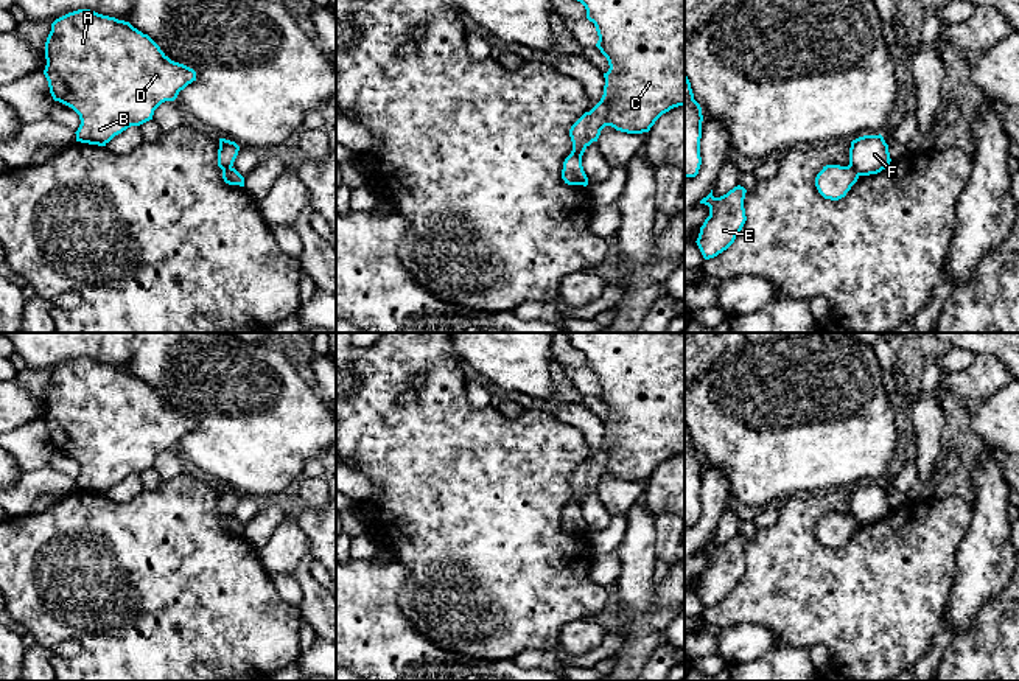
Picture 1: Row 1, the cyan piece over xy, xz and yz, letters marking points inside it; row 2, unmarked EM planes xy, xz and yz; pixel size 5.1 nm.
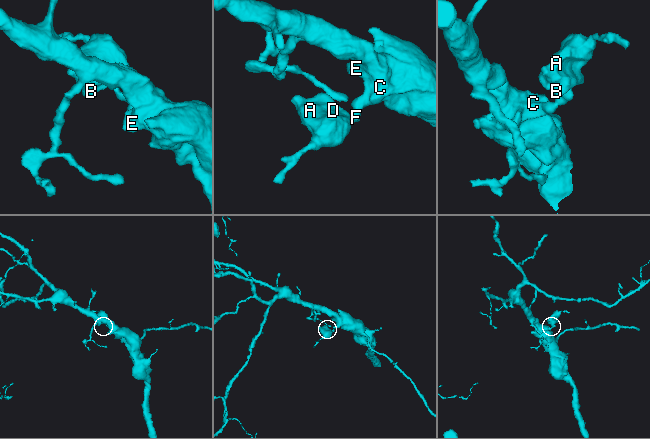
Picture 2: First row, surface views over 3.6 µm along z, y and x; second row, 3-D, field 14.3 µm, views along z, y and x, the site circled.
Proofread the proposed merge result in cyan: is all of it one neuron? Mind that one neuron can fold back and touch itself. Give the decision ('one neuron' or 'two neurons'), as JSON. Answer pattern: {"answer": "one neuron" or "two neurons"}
{"answer": "two neurons"}

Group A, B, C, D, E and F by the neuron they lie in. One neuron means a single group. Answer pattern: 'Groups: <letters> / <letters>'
Groups: A B D F / C E

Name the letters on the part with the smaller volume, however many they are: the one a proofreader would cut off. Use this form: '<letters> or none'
A, B, D, F

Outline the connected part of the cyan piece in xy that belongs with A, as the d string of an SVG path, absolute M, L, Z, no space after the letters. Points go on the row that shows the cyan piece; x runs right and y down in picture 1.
M90 9L68 12L51 23L45 42L47 65L44 75L54 101L72 107L81 120L76 141L106 146L131 126L152 120L154 110L165 101L174 101L180 90L196 81L196 72L171 61L160 47L129 22L103 16Z

